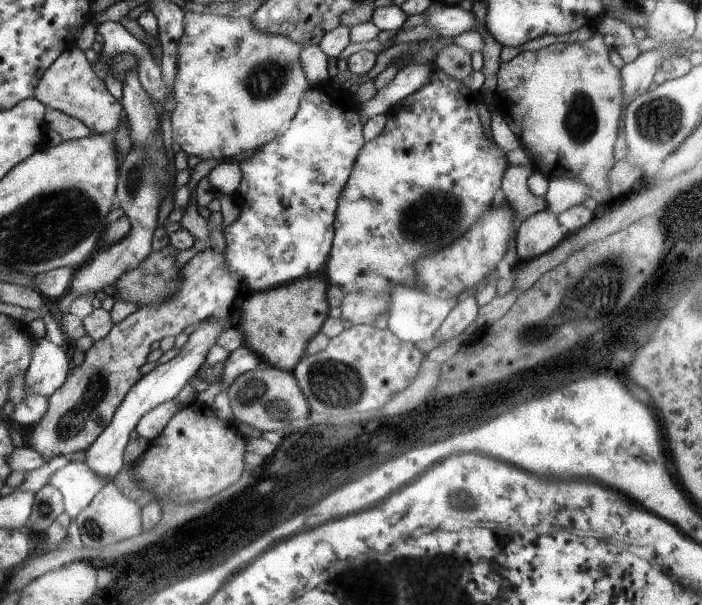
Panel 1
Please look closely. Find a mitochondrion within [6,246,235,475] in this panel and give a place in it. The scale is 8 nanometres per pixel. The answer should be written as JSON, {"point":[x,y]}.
{"point":[85,409]}

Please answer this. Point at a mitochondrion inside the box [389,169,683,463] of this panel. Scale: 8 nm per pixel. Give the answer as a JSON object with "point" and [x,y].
{"point":[431,219]}

